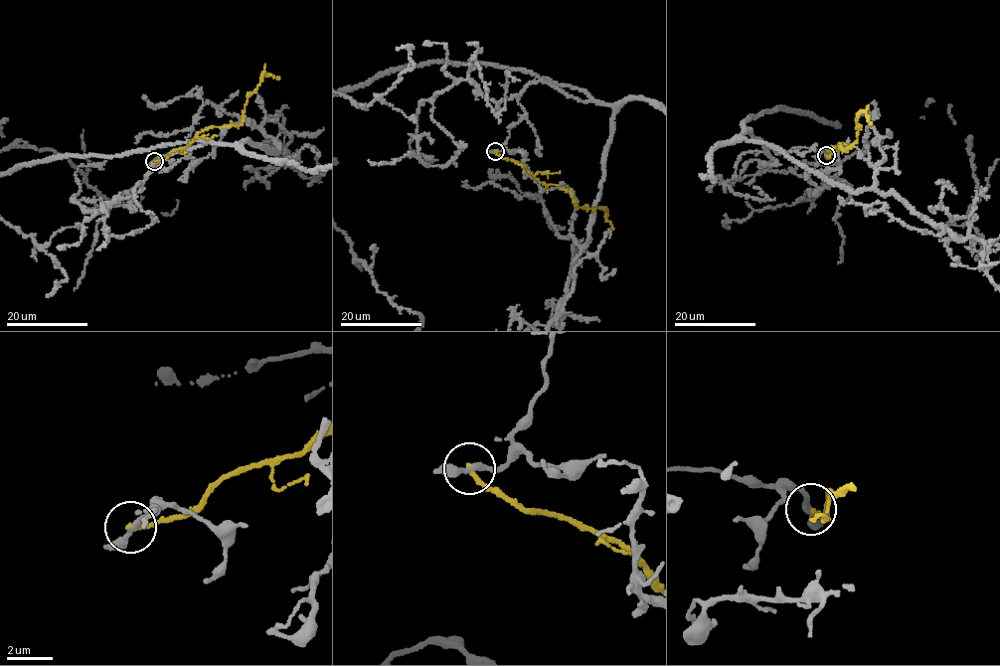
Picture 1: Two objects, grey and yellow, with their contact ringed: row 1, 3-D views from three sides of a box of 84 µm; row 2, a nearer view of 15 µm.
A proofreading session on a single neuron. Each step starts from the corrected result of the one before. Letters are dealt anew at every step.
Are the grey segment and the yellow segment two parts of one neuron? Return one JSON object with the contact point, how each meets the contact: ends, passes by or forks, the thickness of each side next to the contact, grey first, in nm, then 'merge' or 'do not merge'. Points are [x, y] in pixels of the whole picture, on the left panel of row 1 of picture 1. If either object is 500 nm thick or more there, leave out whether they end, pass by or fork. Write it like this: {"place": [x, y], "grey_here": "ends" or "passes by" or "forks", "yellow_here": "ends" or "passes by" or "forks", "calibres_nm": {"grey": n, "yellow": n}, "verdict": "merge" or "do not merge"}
{"place": [154, 161], "grey_here": "passes by", "yellow_here": "ends", "calibres_nm": {"grey": 240, "yellow": 220}, "verdict": "do not merge"}

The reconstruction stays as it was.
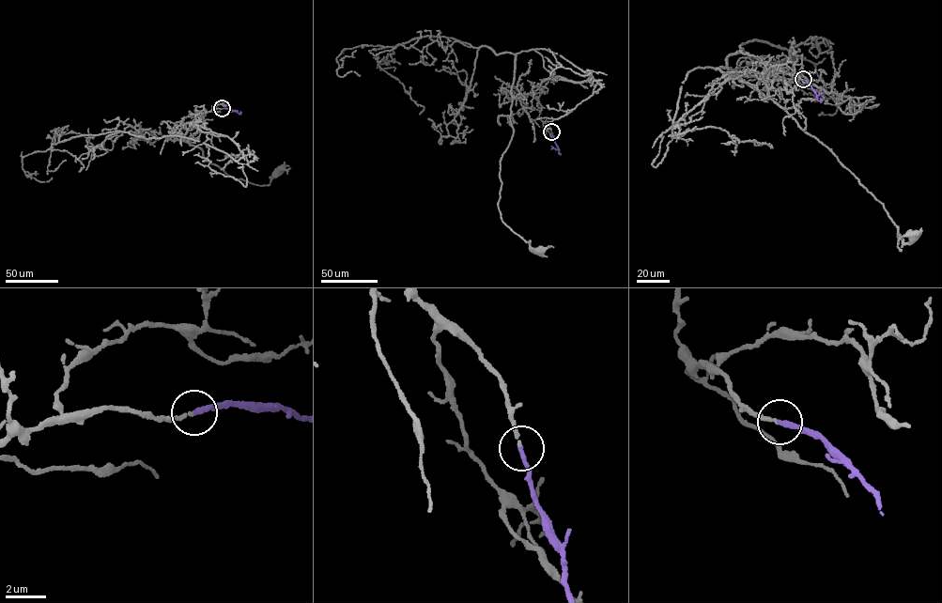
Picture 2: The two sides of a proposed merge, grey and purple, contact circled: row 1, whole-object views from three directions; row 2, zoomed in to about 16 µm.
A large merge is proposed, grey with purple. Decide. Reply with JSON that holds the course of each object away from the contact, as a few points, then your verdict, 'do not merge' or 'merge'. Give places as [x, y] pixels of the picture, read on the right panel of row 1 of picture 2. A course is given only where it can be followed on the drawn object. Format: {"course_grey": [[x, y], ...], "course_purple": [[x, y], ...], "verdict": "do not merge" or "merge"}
{"course_grey": [[803, 79], [794, 74], [792, 91], [769, 88], [766, 99], [884, 206], [897, 226], [899, 249], [914, 234]], "course_purple": [[803, 79], [817, 95], [824, 93]], "verdict": "merge"}

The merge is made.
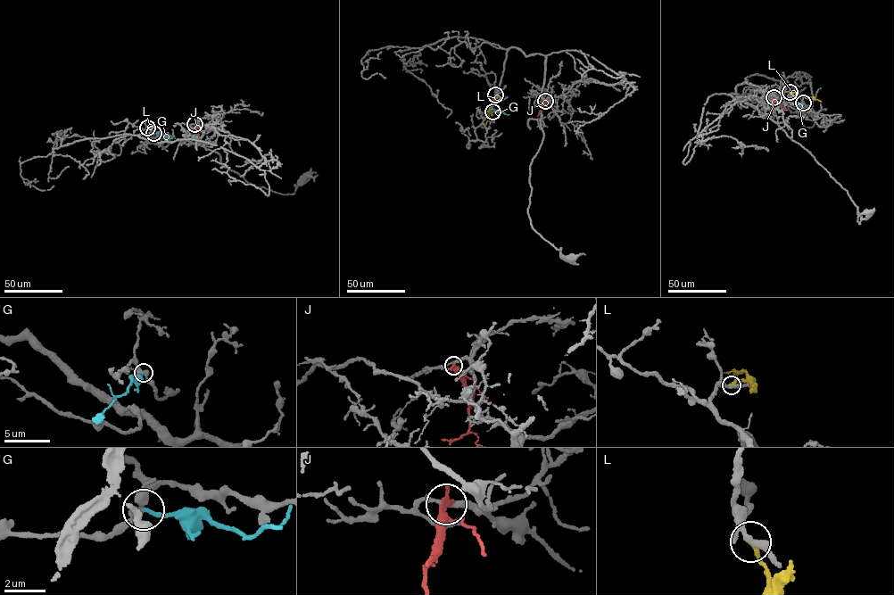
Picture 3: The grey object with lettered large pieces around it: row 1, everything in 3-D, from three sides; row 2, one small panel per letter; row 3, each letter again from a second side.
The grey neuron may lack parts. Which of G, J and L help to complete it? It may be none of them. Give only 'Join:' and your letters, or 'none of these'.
Join: none of these

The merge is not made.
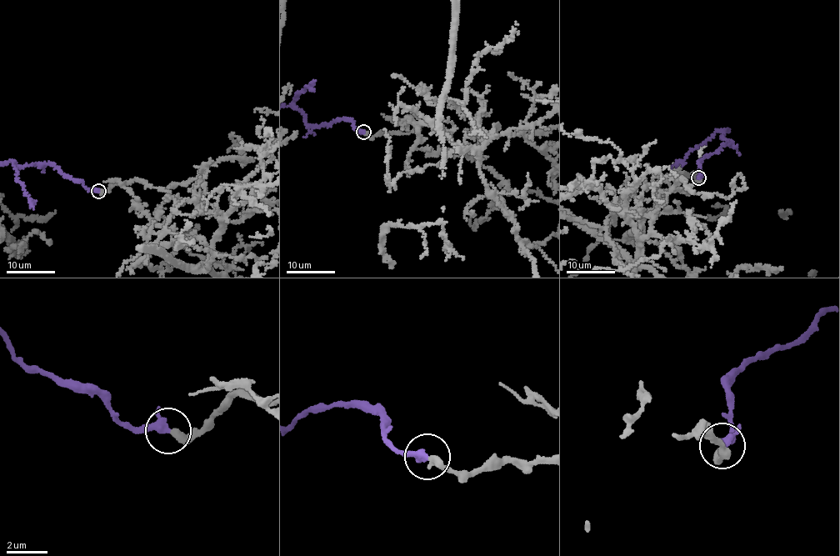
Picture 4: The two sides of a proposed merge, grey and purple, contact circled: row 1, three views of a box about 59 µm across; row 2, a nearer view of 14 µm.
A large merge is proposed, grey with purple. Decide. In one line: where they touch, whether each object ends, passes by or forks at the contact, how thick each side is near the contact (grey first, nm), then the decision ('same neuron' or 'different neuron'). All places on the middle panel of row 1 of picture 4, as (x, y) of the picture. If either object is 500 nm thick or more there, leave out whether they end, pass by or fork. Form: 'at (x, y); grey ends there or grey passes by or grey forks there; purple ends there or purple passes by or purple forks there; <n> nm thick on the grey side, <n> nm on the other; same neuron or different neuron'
at (363, 132); grey ends there; purple passes by; 380 nm thick on the grey side, 280 nm on the other; same neuron

